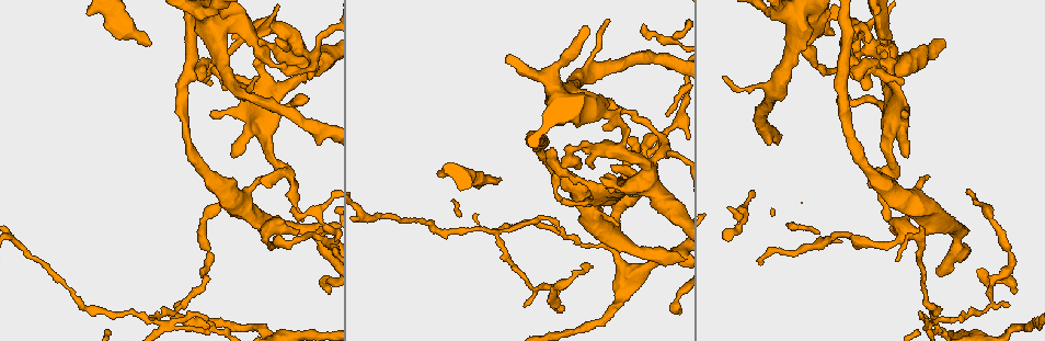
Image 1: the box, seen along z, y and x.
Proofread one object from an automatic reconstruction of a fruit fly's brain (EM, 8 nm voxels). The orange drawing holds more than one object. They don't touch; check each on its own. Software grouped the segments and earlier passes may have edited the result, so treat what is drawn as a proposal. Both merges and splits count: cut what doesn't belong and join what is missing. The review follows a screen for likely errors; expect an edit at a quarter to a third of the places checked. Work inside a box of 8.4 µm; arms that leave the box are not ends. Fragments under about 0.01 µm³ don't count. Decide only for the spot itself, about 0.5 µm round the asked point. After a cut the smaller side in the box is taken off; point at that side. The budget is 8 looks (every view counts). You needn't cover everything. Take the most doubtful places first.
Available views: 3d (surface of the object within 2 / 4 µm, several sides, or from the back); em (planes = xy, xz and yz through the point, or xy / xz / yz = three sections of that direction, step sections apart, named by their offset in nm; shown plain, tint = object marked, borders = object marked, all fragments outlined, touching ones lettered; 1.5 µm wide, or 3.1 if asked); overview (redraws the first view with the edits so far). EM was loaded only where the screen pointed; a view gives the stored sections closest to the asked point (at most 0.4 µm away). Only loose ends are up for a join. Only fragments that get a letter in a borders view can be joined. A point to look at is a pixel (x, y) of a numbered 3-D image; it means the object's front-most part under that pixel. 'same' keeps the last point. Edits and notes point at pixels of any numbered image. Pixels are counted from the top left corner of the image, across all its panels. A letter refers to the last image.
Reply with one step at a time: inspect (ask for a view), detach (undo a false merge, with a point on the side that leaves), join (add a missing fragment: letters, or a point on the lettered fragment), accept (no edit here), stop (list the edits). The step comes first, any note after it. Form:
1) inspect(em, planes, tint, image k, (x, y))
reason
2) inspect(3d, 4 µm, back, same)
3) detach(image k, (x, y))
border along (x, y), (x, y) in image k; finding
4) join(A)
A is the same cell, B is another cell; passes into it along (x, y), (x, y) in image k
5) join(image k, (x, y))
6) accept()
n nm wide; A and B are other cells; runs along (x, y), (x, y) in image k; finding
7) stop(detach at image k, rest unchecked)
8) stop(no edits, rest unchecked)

inspect(3d, 4 µm, back, image 1, (297, 54))

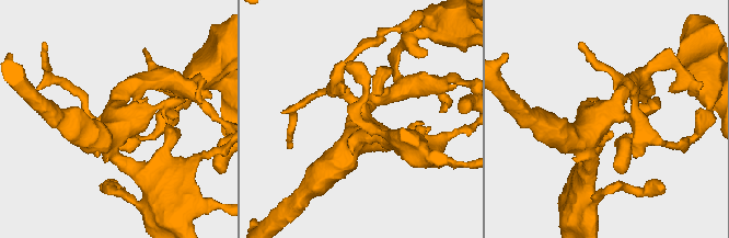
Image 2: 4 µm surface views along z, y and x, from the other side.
inspect(em, xz, step 4, tint, image 2, (116, 120))
need the tissue

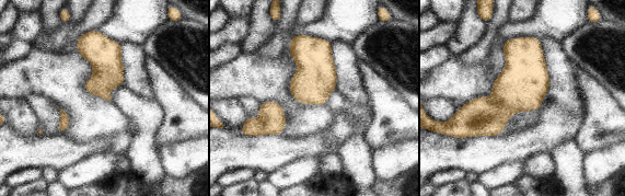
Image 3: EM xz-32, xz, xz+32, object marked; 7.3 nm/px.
inspect(em, xy, step 8, borders, same)

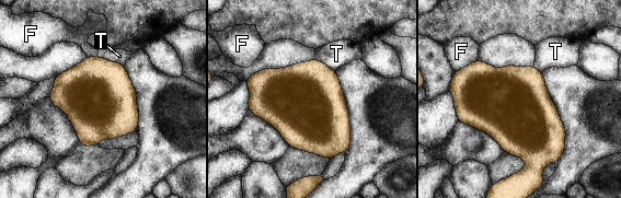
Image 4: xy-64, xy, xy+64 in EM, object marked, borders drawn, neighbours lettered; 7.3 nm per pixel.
accept()
550 nm wide; F and T are other cells; border along (98, 56), (123, 65) in image 4; one neuron here

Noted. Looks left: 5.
inspect(3d, 2 µm, image 1, (969, 194))
branch stops here

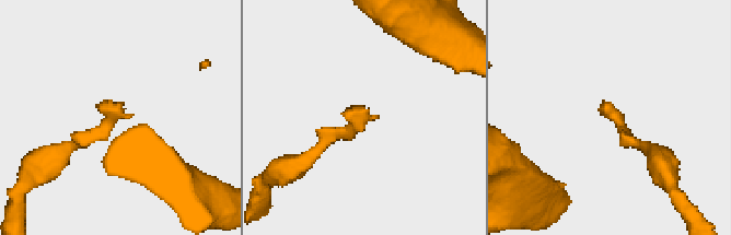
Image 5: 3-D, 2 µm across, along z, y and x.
inspect(em, xy, step 4, tint, image 5, (608, 112))

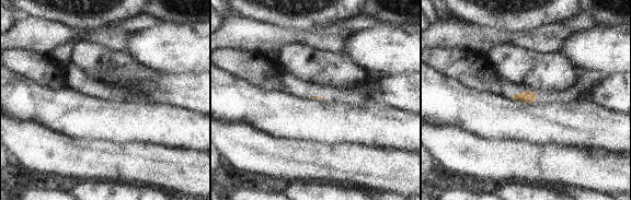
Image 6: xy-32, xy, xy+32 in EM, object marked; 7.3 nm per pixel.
inspect(em, planes, borders, same)
cut it another way

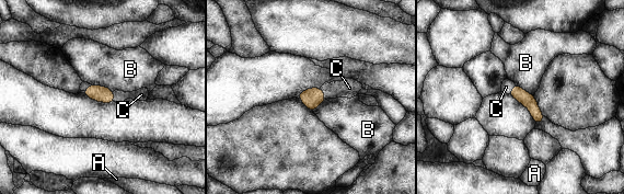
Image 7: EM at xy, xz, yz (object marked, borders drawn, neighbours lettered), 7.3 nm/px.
join(C)
C is the same cell, A and B are other cells; passes into it along (312, 98), (323, 93), (349, 88) in image 7; it goes on there

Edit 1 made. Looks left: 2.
stop(join at image 7, rest unchecked)

